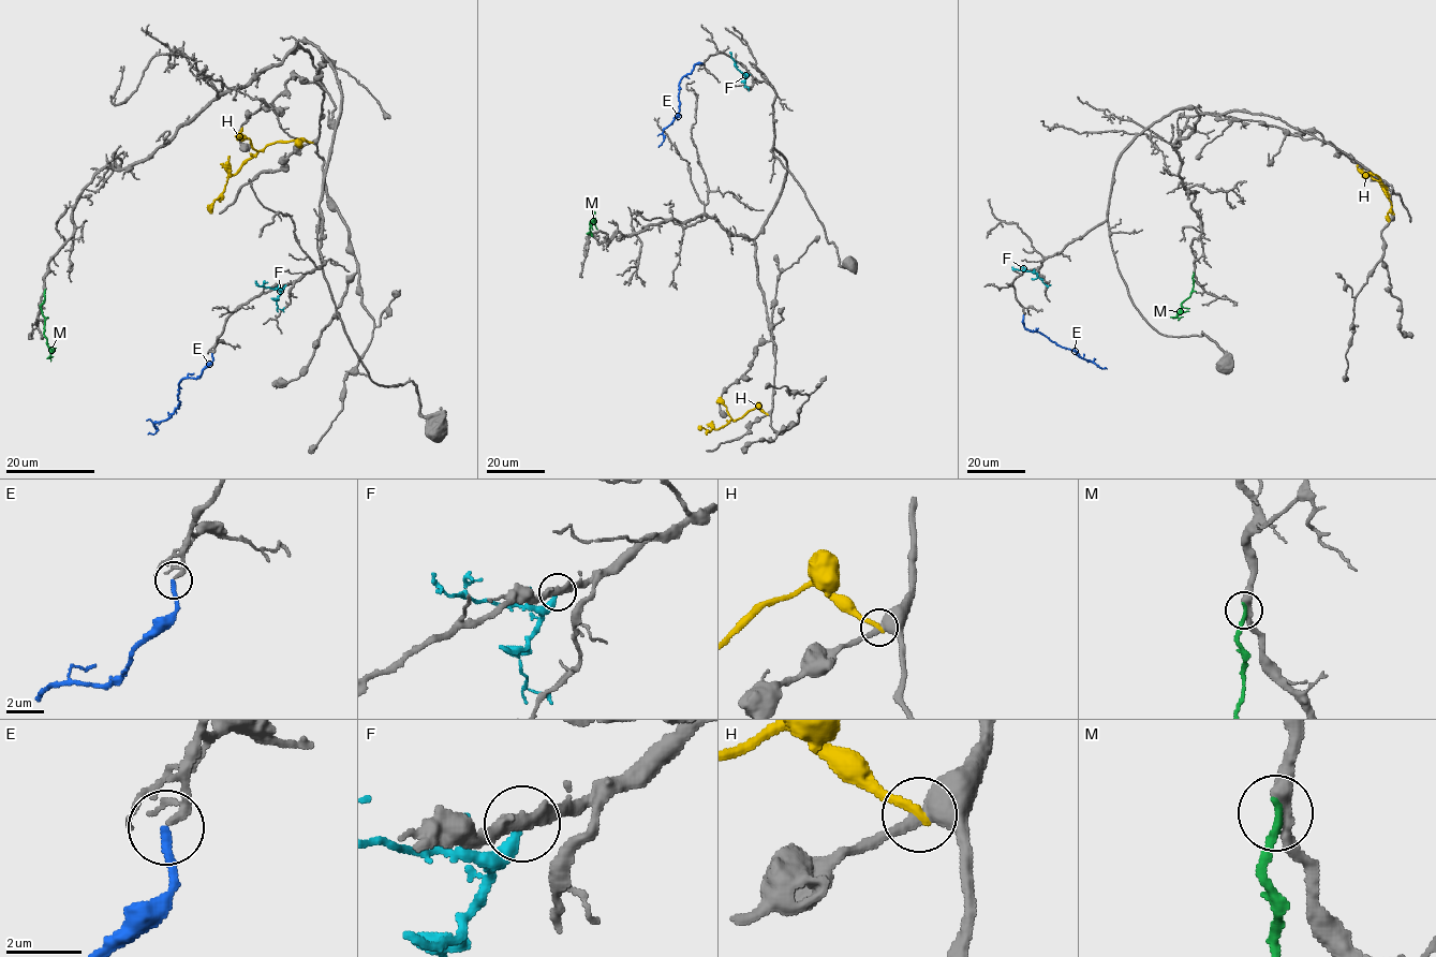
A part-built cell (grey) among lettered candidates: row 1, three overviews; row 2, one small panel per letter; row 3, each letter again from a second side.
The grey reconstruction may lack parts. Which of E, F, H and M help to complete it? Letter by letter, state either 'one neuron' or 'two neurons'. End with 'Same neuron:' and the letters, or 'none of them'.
E: one neuron
F: two neurons
H: two neurons
M: two neurons
Same neuron: E

